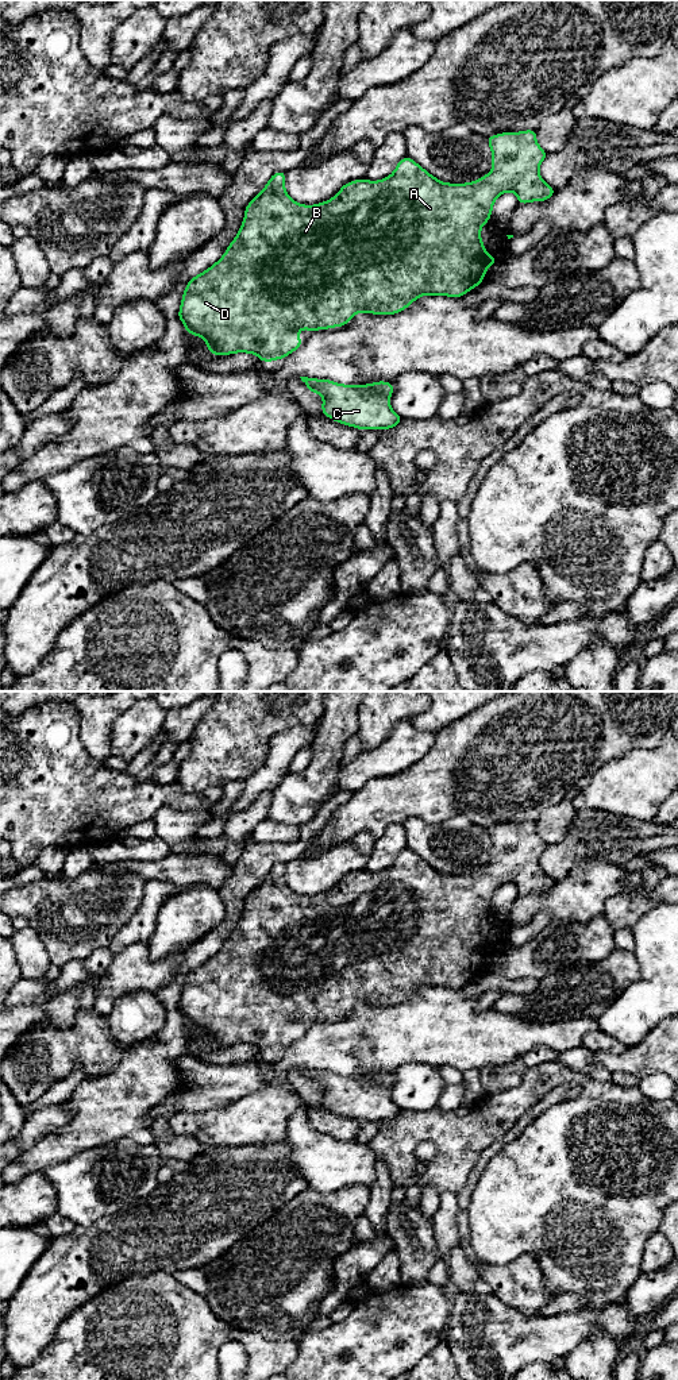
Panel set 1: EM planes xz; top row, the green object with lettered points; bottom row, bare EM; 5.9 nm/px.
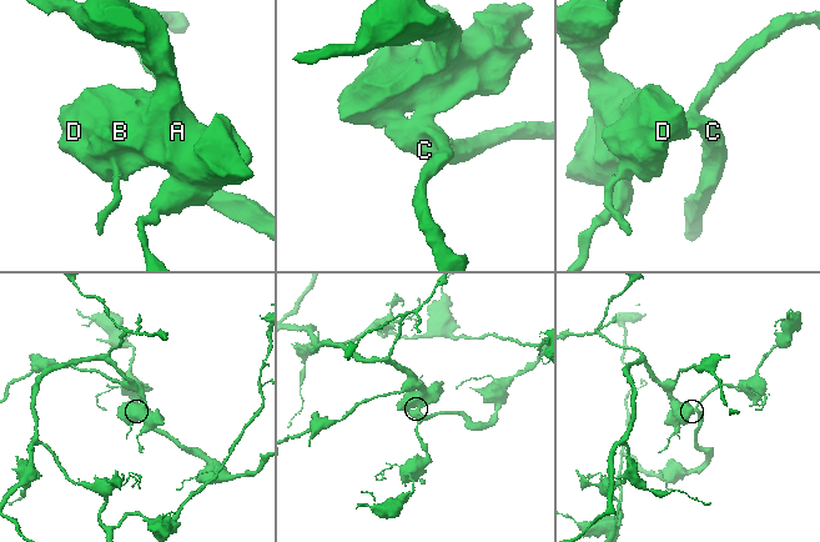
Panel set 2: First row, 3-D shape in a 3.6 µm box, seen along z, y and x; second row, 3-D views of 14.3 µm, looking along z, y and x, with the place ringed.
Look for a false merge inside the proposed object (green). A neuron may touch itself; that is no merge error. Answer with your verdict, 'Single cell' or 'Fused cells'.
Single cell

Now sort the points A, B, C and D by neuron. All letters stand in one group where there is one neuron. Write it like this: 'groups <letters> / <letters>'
groups A B C D

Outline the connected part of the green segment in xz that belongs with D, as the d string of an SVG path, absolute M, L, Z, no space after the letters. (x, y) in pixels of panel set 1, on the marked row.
M527 130L521 132L502 132L486 138L492 149L493 170L478 181L467 184L447 184L442 182L420 165L417 165L408 155L404 157L396 166L396 170L386 178L380 181L367 181L366 178L347 182L331 198L321 204L303 205L292 200L285 190L285 171L277 171L271 176L262 192L255 196L246 207L244 219L235 239L227 247L224 255L213 263L209 269L193 277L185 286L181 300L178 317L186 328L189 335L201 336L213 355L230 355L235 352L249 352L258 355L261 362L271 362L284 359L290 352L301 347L300 329L328 329L334 327L346 325L355 313L367 312L373 315L393 315L402 312L416 298L431 296L462 297L473 288L478 286L484 278L485 271L498 259L489 255L481 239L481 228L486 221L490 221L490 215L496 198L505 193L513 192L517 196L519 204L531 201L546 201L556 190L543 181L539 174L539 165L546 159L547 153L536 142L536 130Z

